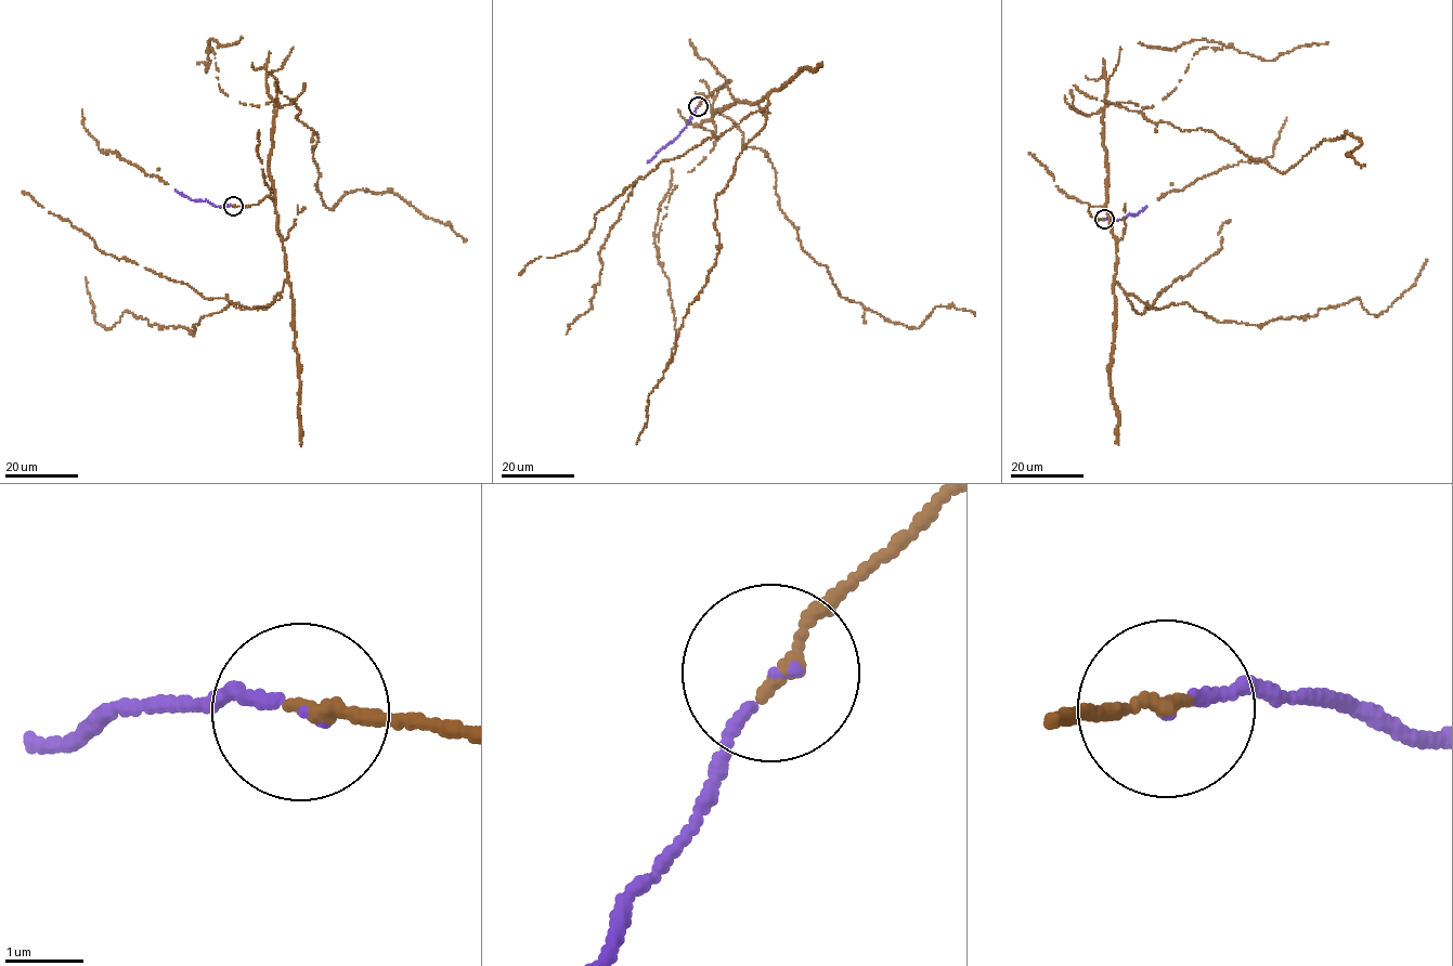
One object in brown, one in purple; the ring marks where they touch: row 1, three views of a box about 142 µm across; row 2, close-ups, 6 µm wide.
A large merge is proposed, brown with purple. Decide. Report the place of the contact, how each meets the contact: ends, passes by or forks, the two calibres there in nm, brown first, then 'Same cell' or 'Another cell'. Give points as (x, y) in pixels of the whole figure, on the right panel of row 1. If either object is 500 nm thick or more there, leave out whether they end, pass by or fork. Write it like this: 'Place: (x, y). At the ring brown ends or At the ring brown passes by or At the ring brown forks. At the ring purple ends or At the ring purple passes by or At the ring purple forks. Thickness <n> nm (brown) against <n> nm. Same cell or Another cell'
Place: (1104, 219). At the ring brown ends. At the ring purple ends. Thickness 200 nm (brown) against 100 nm. Same cell

